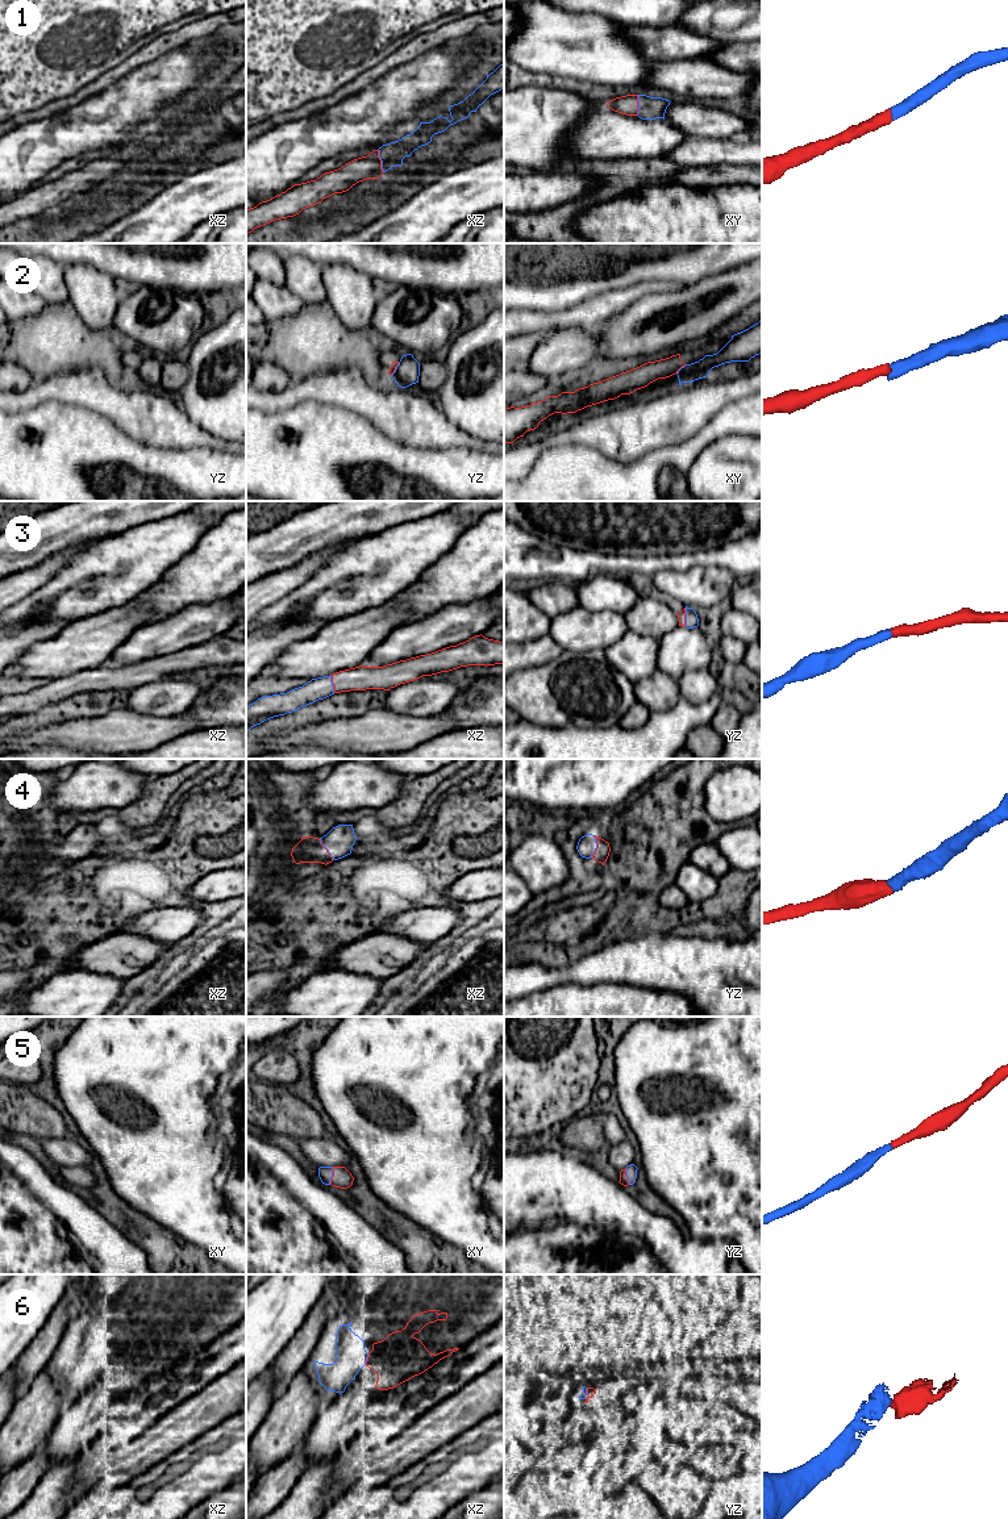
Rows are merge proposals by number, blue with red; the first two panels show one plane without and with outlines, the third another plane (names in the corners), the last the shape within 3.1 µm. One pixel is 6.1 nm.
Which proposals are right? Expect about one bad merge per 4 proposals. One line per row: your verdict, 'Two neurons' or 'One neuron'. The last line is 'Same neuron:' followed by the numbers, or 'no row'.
1: One neuron
2: Two neurons
3: One neuron
4: One neuron
5: One neuron
6: One neuron
Same neuron: 1, 3, 4, 5, 6

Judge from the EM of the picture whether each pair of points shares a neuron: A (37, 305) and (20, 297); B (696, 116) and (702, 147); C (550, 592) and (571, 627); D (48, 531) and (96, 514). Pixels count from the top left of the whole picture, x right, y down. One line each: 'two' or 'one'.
A: one
B: two
C: two
D: one

